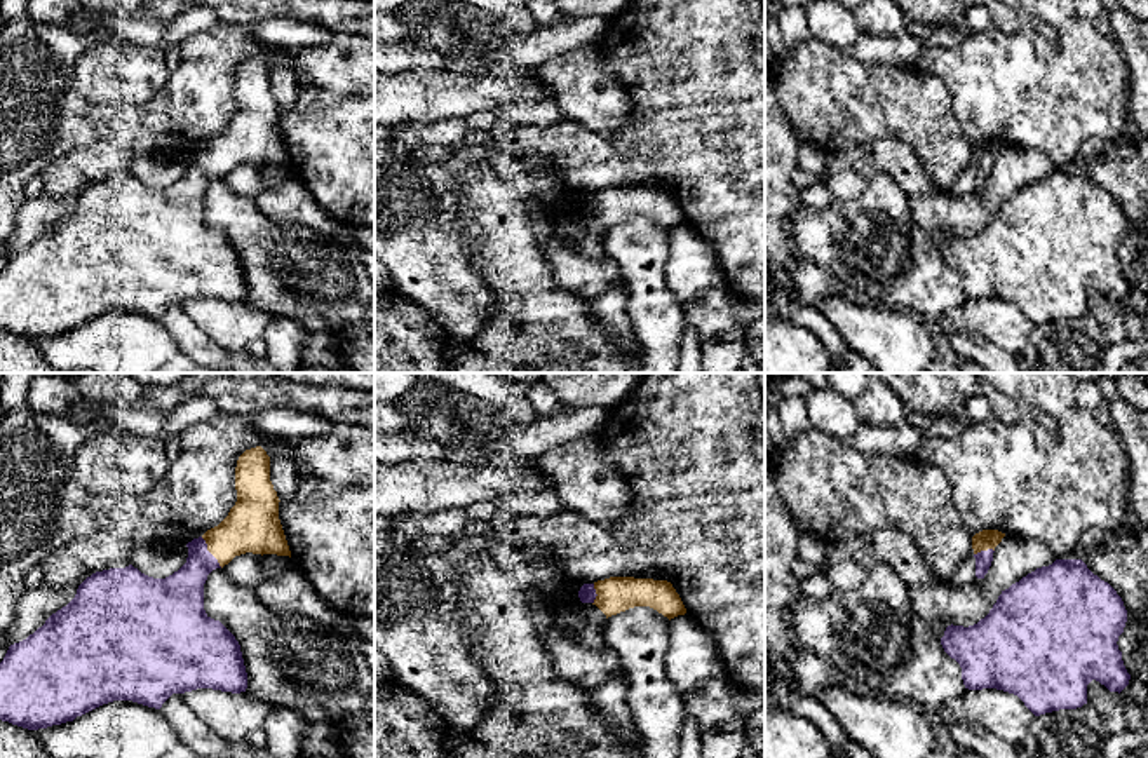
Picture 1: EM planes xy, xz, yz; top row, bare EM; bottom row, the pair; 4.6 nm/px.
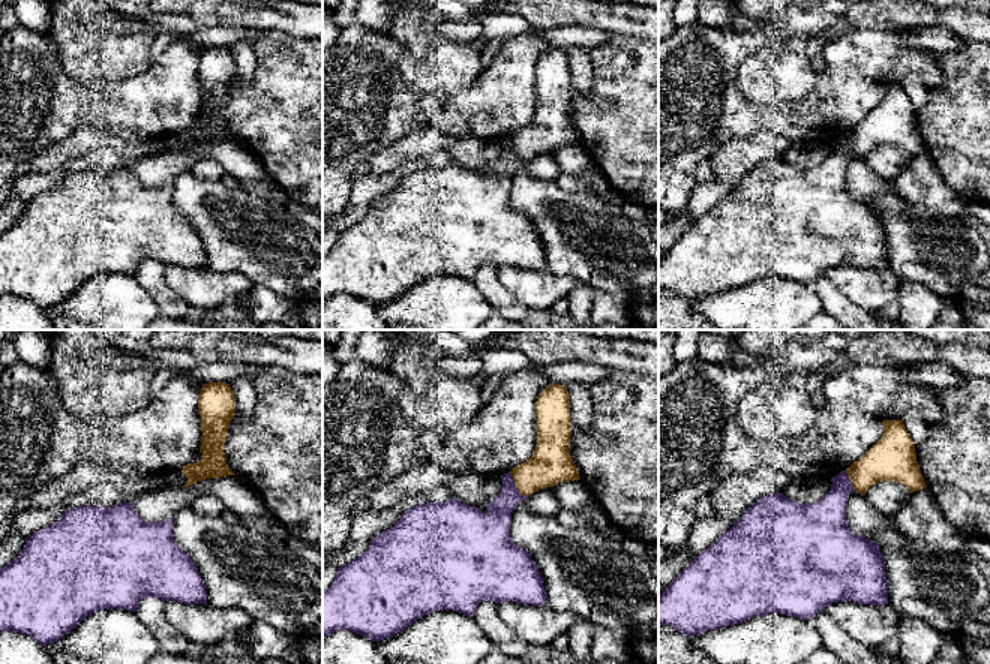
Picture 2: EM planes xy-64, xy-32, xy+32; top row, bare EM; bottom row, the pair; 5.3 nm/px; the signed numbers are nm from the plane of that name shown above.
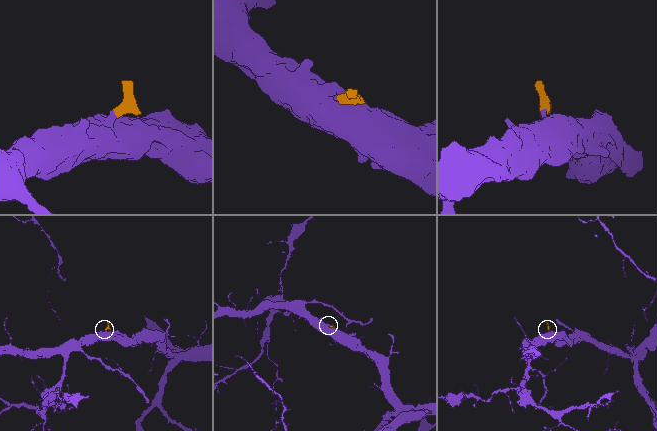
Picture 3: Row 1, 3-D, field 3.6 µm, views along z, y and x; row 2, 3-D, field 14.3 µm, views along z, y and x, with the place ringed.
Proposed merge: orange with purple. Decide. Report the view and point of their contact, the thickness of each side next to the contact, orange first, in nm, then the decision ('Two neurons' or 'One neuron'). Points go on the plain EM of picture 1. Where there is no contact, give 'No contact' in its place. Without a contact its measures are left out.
Touches orange at xy (209, 161). Thickness 240 nm (orange) against 220 nm. One neuron

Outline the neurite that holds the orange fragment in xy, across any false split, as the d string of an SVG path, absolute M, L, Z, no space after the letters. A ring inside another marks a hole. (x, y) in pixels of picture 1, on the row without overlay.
M261 56L246 59L235 77L237 112L228 125L202 146L186 153L186 173L165 188L153 188L132 174L110 178L87 186L77 199L75 207L52 223L42 237L26 249L9 256L0 272L0 329L12 335L38 340L73 331L103 314L132 310L160 319L172 303L197 298L213 298L240 303L247 298L247 282L235 246L204 220L204 193L207 185L228 174L235 166L277 164L291 160L279 129L279 106L270 91L270 66Z

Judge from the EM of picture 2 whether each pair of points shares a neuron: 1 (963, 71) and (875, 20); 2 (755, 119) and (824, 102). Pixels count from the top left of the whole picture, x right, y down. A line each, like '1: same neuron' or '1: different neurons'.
1: different neurons
2: same neuron

